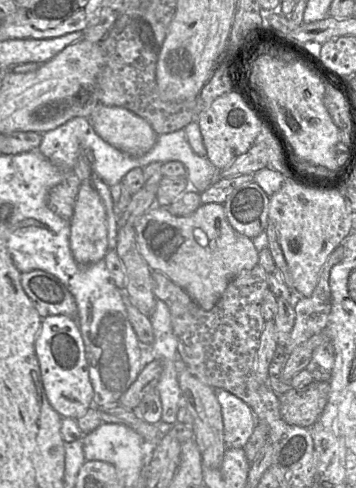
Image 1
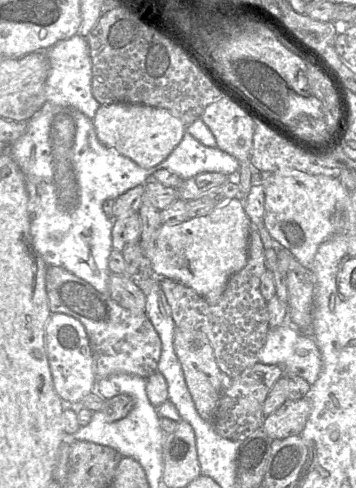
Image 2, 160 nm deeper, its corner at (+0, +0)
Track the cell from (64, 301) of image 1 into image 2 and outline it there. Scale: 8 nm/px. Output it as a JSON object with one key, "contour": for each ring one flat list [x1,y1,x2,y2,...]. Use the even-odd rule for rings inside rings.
{"contour":[[48,267,46,292,51,313,69,315,85,327,97,380,115,374,128,374,147,380,157,371,162,342,147,314,134,314,121,307,110,295,98,292,88,282,62,267]]}

